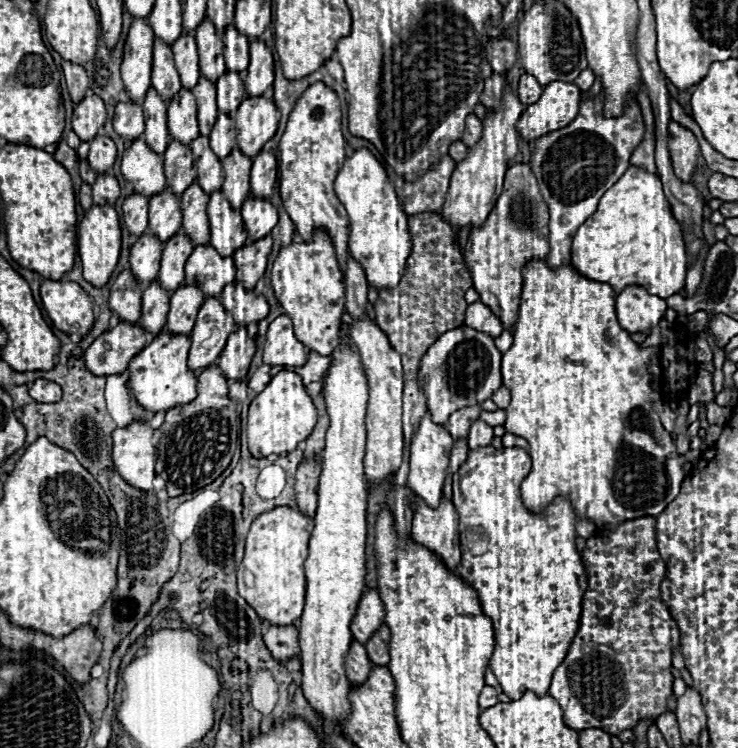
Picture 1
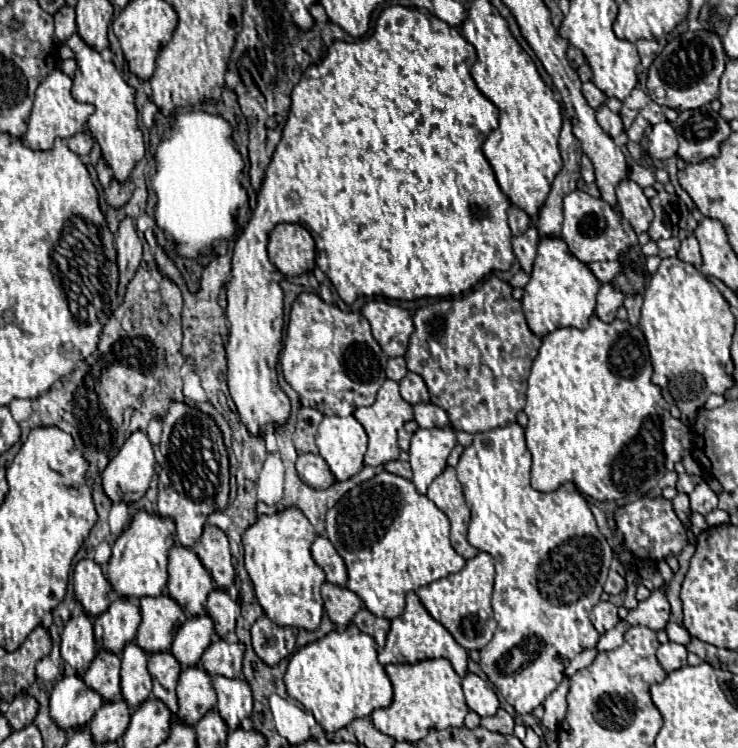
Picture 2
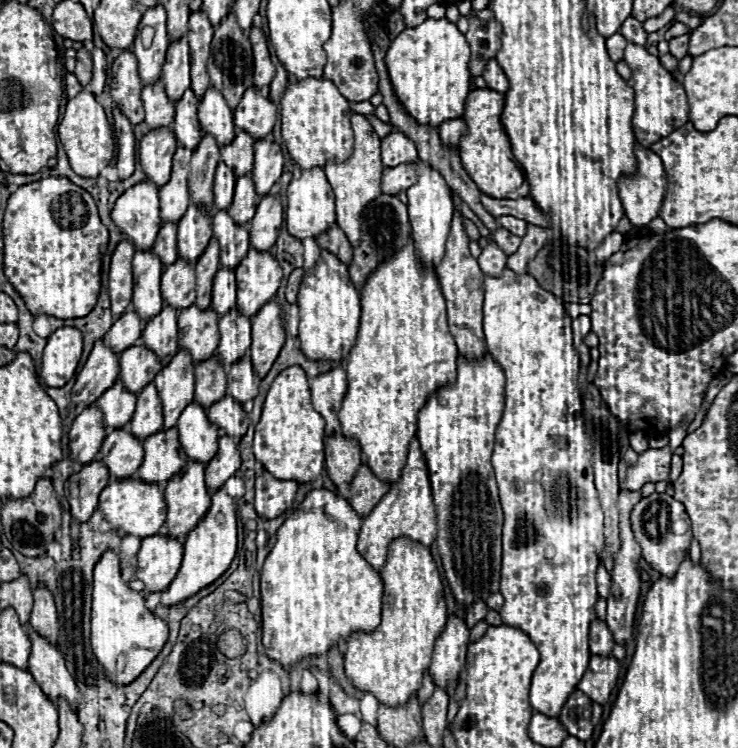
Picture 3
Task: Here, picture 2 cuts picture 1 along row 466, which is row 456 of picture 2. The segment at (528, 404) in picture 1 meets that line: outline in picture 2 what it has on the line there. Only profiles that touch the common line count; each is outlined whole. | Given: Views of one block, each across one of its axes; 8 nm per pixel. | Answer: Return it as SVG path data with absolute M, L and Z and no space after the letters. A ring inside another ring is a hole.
M598 316L590 318L588 328L578 330L578 328L558 328L542 338L542 346L538 350L538 356L532 362L530 378L528 378L528 392L526 392L526 408L524 412L528 414L528 426L526 426L526 446L532 454L532 470L530 470L530 482L532 488L540 492L552 492L564 482L574 482L578 492L584 496L590 496L594 500L638 500L646 496L652 488L658 486L658 480L666 474L666 466L670 462L670 470L674 470L674 464L684 458L686 452L692 450L692 432L686 424L670 416L668 404L662 398L662 392L656 384L652 384L652 362L650 354L646 348L644 334L638 326L632 326L628 320L612 320L610 324L602 322Z

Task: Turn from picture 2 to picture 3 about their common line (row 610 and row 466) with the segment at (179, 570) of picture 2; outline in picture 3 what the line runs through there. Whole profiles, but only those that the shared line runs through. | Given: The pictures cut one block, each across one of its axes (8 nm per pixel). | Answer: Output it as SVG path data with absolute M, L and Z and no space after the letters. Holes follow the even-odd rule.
M188 462L180 474L168 480L164 500L168 506L168 516L160 536L170 536L176 540L188 536L202 522L210 508L204 466L198 462Z

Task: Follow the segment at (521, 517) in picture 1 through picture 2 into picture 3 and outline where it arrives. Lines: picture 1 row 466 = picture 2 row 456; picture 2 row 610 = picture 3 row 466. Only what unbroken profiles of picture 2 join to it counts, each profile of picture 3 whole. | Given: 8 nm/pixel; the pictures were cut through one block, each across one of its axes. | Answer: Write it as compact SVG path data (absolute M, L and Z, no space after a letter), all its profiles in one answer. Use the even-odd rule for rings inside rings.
M510 268L502 276L484 276L486 346L506 372L506 406L494 434L496 444L492 454L504 510L500 570L504 606L500 616L504 624L524 630L540 650L540 664L532 676L530 706L548 718L558 718L566 698L576 690L586 672L590 660L588 628L596 618L594 604L598 600L596 568L604 550L604 514L590 468L590 440L584 428L578 390L580 358L572 344L570 322L562 300L538 286L534 276L518 276Z

